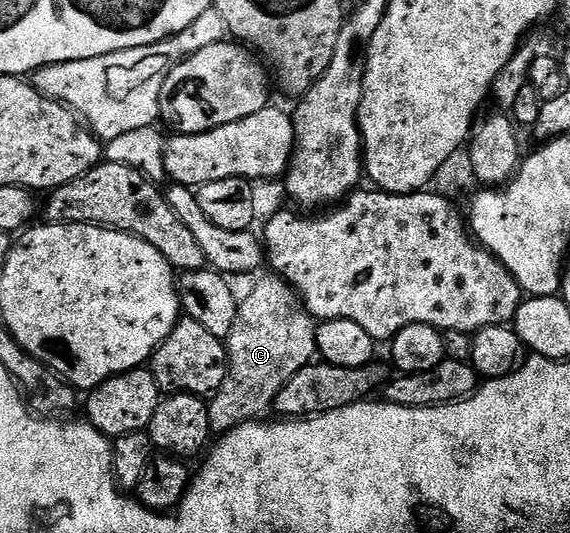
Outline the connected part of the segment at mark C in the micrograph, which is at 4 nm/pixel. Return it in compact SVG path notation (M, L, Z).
M278 275L263 278L239 304L238 317L234 321L230 335L226 338L227 371L225 382L212 396L208 409L210 411L210 425L212 432L222 435L235 429L236 426L261 417L274 404L282 387L289 383L289 379L312 364L318 349L316 347L316 331L318 324L314 317L303 307L298 293Z

